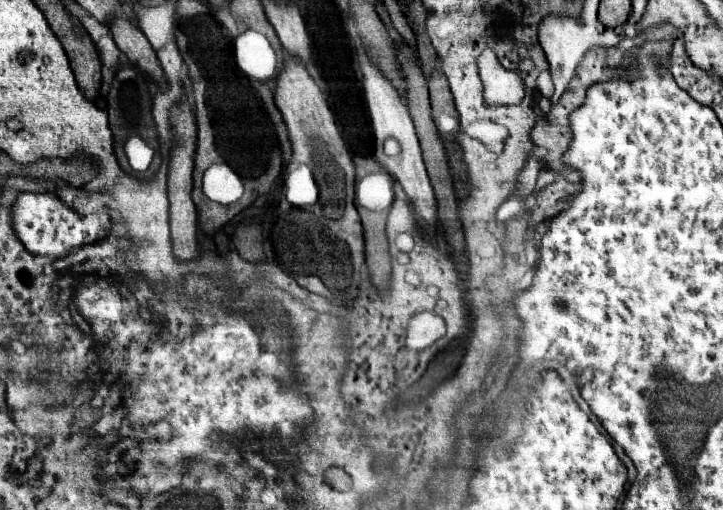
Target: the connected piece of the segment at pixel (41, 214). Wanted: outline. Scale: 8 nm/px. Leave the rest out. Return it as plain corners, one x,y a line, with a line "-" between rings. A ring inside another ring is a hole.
20,193
12,207
14,231
32,255
44,255
50,259
64,259
74,247
96,243
108,233
108,215
78,215
70,211
56,195
44,193

